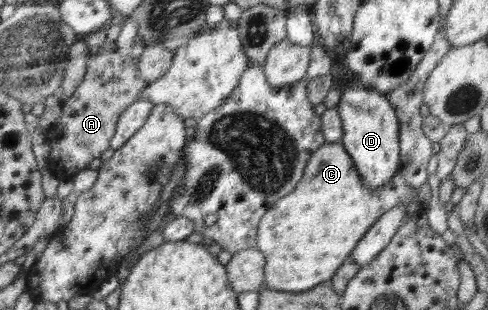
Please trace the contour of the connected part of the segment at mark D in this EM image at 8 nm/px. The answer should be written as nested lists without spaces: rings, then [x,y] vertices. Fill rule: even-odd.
[[[350,82],[344,88],[344,94],[340,98],[338,106],[338,114],[342,119],[342,127],[344,134],[340,143],[346,149],[346,152],[352,157],[354,166],[361,176],[362,181],[369,189],[377,189],[386,182],[390,181],[399,168],[399,143],[400,143],[400,126],[397,114],[394,112],[392,104],[387,100],[387,96],[378,93],[376,90],[367,89],[360,82]]]

